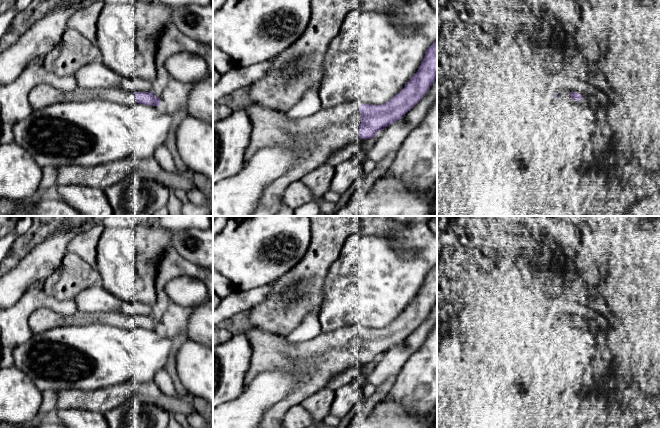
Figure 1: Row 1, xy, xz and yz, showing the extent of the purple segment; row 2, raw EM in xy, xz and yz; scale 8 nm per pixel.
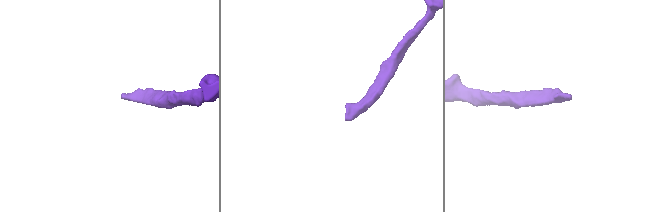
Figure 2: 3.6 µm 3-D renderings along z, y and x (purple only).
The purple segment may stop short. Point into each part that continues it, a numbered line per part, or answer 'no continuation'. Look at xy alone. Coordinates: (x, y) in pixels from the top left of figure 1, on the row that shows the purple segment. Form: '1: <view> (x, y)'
1: xy (43, 95)

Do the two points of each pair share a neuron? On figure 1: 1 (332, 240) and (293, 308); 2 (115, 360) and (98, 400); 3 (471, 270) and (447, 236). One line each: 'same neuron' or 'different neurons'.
1: same neuron
2: different neurons
3: different neurons

